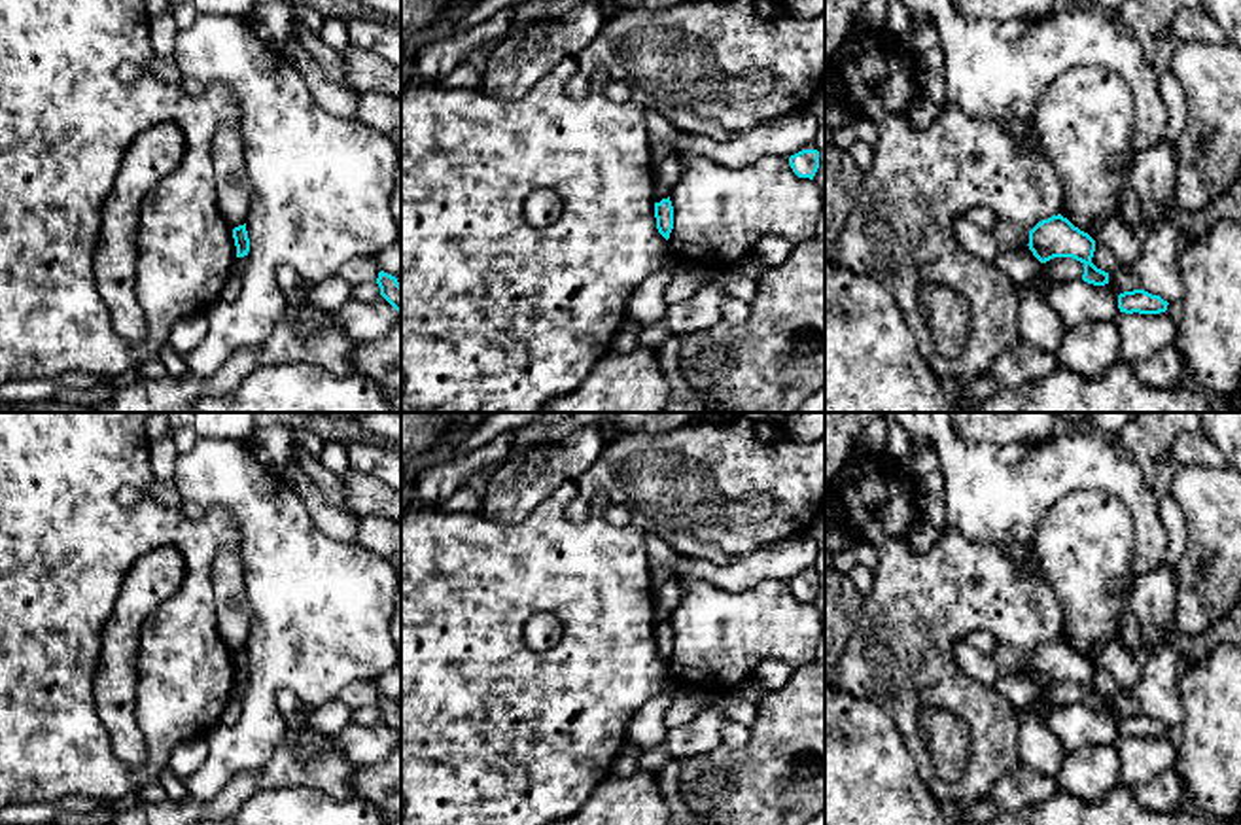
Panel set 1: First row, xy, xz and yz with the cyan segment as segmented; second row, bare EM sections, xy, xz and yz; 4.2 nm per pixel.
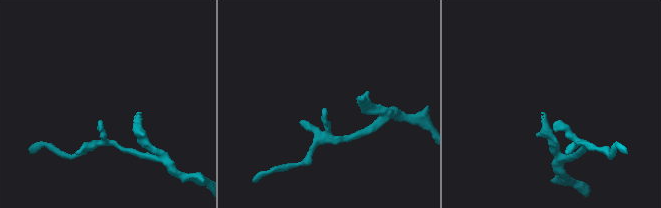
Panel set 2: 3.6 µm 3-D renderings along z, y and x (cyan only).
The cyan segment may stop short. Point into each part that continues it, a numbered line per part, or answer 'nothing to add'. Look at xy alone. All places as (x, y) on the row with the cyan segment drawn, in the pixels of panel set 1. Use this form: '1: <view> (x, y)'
nothing to add

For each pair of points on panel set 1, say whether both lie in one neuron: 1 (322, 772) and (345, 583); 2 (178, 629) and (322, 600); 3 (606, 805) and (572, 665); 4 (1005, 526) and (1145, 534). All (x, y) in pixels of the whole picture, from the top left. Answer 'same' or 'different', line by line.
1: different
2: different
3: different
4: same

